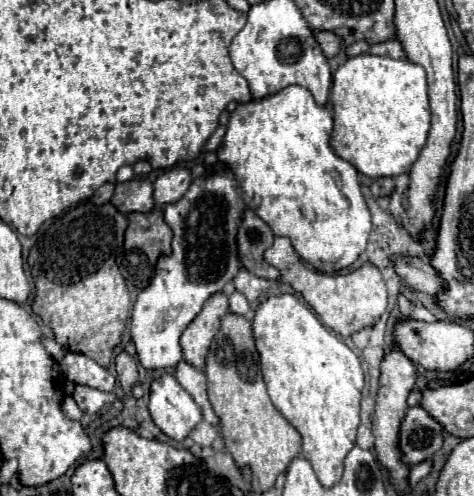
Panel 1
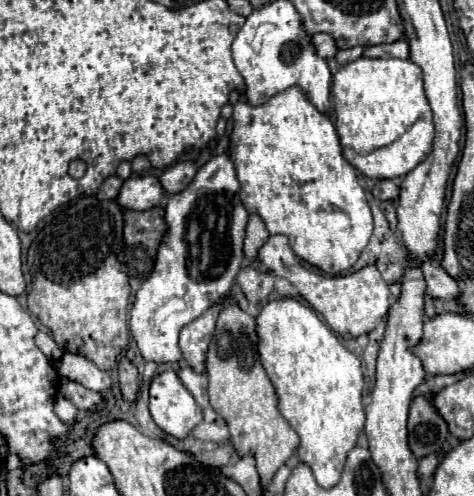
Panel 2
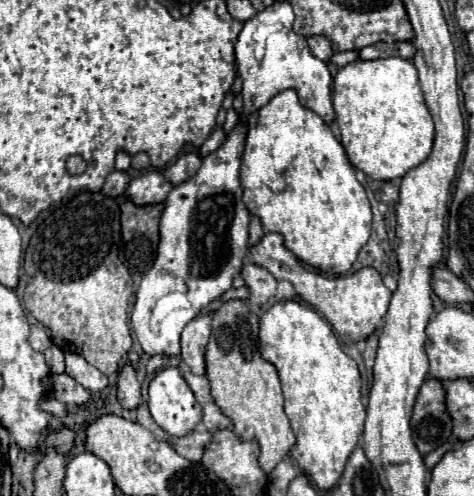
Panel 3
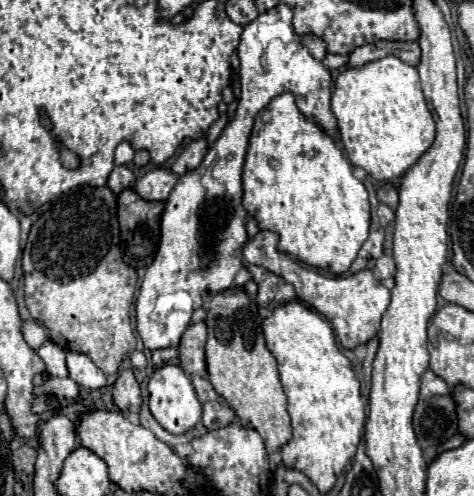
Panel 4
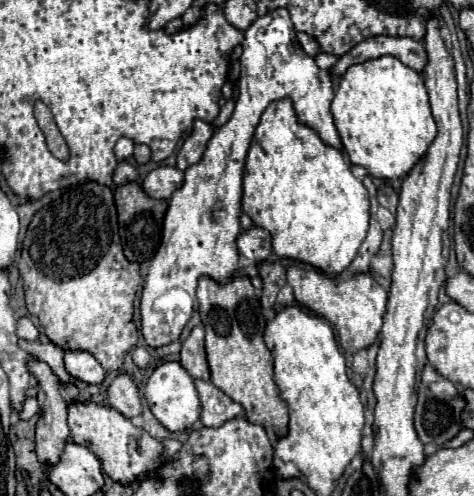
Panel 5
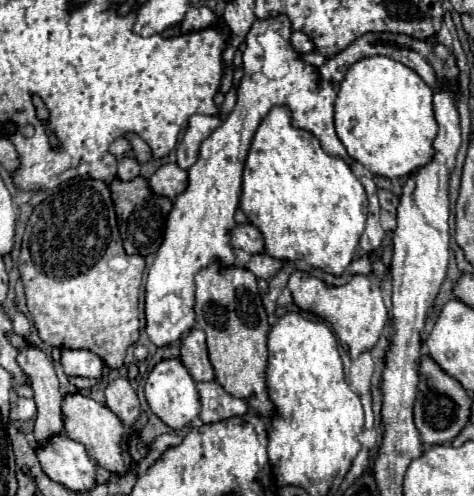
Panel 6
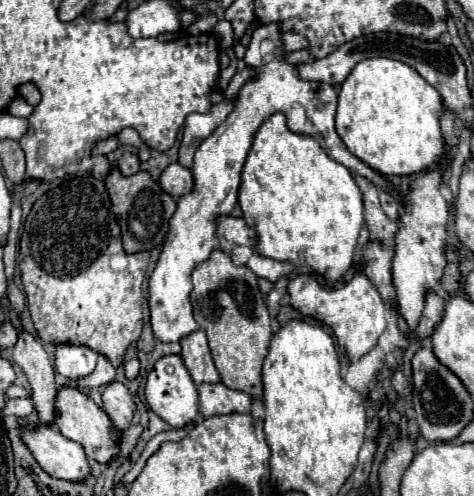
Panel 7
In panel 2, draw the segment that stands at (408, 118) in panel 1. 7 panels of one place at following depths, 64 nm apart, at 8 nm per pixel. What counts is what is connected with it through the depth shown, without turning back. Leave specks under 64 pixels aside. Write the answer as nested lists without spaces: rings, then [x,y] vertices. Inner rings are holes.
[[[358,58],[344,64],[332,80],[336,132],[344,158],[374,180],[402,178],[432,150],[432,110],[422,88],[420,68],[400,58]]]

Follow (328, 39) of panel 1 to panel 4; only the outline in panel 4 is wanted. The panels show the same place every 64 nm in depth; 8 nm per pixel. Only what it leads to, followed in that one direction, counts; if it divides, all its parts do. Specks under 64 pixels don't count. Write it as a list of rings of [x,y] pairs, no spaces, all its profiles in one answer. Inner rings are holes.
[[[304,34],[302,36],[302,44],[308,48],[308,52],[316,58],[316,60],[322,60],[326,56],[326,48],[324,48],[324,42],[318,38],[318,36],[312,36],[312,34]]]

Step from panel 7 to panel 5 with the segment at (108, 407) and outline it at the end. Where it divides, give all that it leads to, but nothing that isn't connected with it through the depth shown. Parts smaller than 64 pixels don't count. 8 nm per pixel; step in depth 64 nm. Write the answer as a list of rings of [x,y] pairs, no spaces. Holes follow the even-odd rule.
[[[128,374],[116,376],[114,382],[108,386],[108,402],[114,410],[118,410],[126,418],[140,416],[142,412],[138,388]]]

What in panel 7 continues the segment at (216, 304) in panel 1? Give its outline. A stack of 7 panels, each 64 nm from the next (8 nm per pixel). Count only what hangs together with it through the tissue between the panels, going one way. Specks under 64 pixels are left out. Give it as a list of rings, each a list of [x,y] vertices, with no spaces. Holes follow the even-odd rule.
[[[196,330],[196,332],[188,334],[186,338],[182,338],[180,344],[182,344],[184,366],[188,368],[196,386],[204,384],[204,382],[208,382],[208,384],[220,382],[220,374],[210,356],[210,348],[208,348],[204,330]]]

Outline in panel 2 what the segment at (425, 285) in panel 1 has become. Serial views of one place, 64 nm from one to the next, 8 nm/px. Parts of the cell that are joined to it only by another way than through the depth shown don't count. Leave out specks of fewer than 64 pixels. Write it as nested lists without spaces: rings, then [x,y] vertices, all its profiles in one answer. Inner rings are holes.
[[[428,260],[422,264],[422,272],[428,284],[428,294],[440,300],[456,300],[458,298],[458,282],[440,266],[438,260]]]

